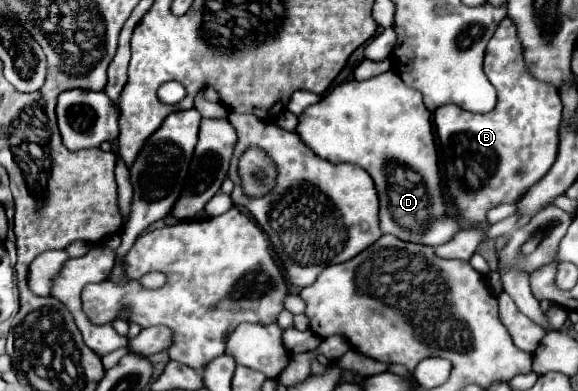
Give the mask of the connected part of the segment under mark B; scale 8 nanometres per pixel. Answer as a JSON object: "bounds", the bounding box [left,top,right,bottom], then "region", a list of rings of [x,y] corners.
{"bounds":[434,16,562,224],"region":[[[508,16],[498,24],[494,36],[488,42],[484,56],[484,74],[498,92],[498,104],[492,112],[472,114],[458,106],[440,106],[434,112],[434,124],[442,144],[448,186],[466,224],[484,222],[486,212],[492,206],[498,206],[502,202],[518,202],[520,196],[550,170],[558,154],[558,128],[562,122],[562,102],[558,96],[558,88],[548,82],[536,80],[526,68],[524,46],[518,38],[516,24],[508,20]]]}

